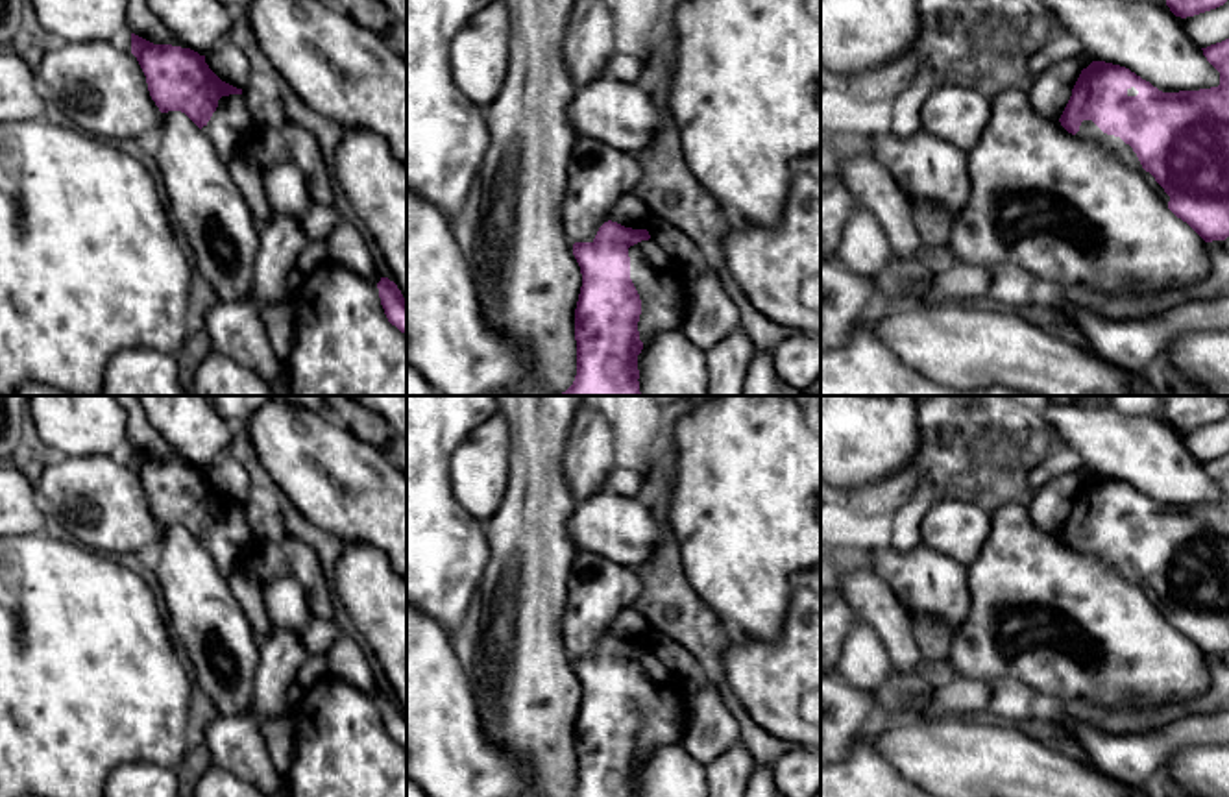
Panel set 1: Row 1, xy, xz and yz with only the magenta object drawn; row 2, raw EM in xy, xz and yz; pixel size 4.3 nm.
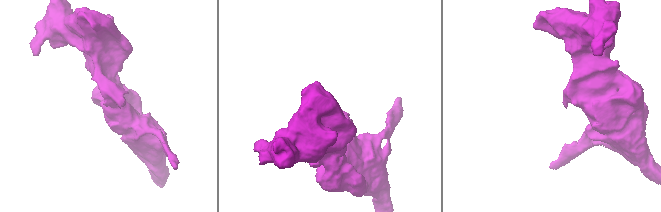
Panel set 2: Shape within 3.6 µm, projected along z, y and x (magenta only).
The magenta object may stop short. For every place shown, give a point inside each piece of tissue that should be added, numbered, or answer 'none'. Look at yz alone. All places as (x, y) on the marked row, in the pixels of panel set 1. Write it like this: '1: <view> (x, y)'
1: yz (1087, 130)

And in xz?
1: xz (658, 278)

